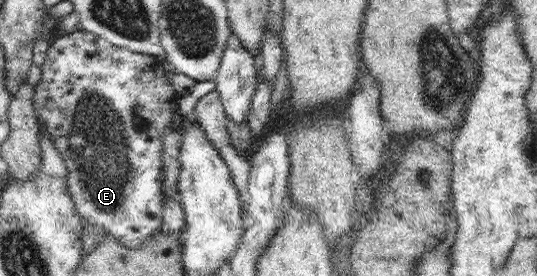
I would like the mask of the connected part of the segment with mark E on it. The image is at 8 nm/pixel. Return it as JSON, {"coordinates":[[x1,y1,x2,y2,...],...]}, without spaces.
{"coordinates":[[79,28,70,34,53,37,47,56,41,67,41,82,35,88,34,112,36,113,39,125,48,131,52,137,56,149,60,151,67,170,68,193,74,201,78,214,83,218,84,224,91,224,93,227,103,229,116,239,122,241,128,248,138,249,148,243,148,238,160,231,163,223,162,207,164,206,164,164,162,164,162,135,166,127,172,126,172,117,178,112,178,96,175,94,172,84,166,78,162,60,154,55,131,51,126,47,117,47,100,36]]}

